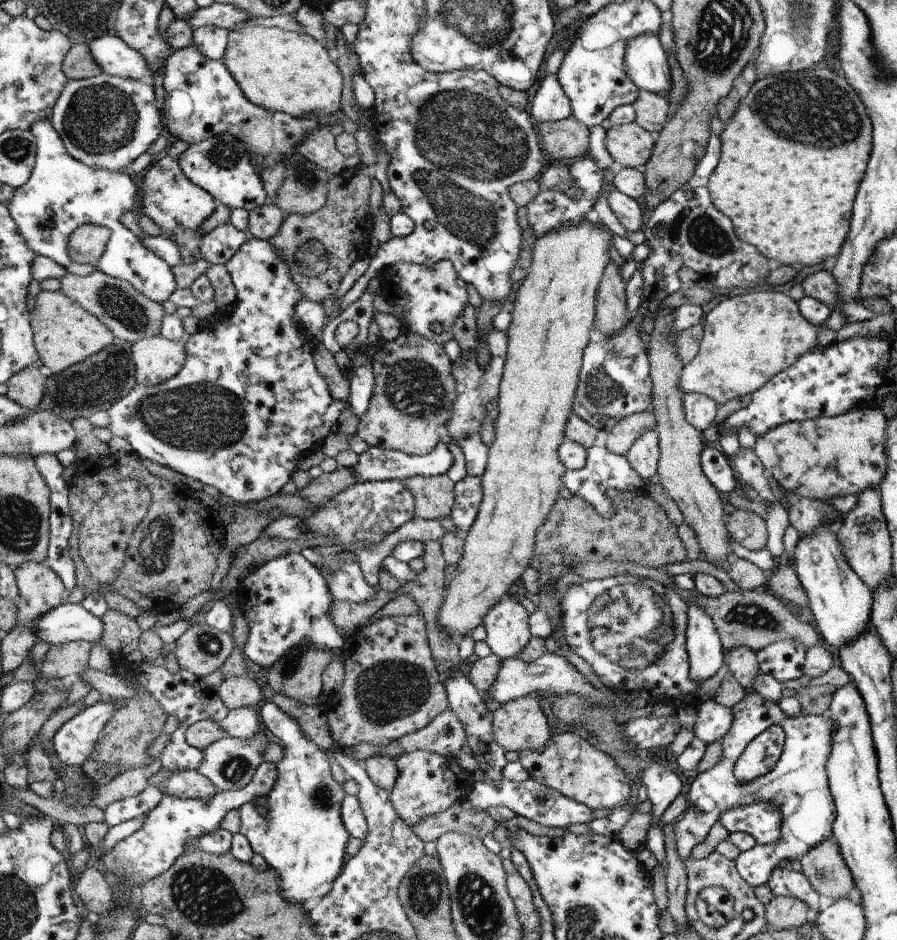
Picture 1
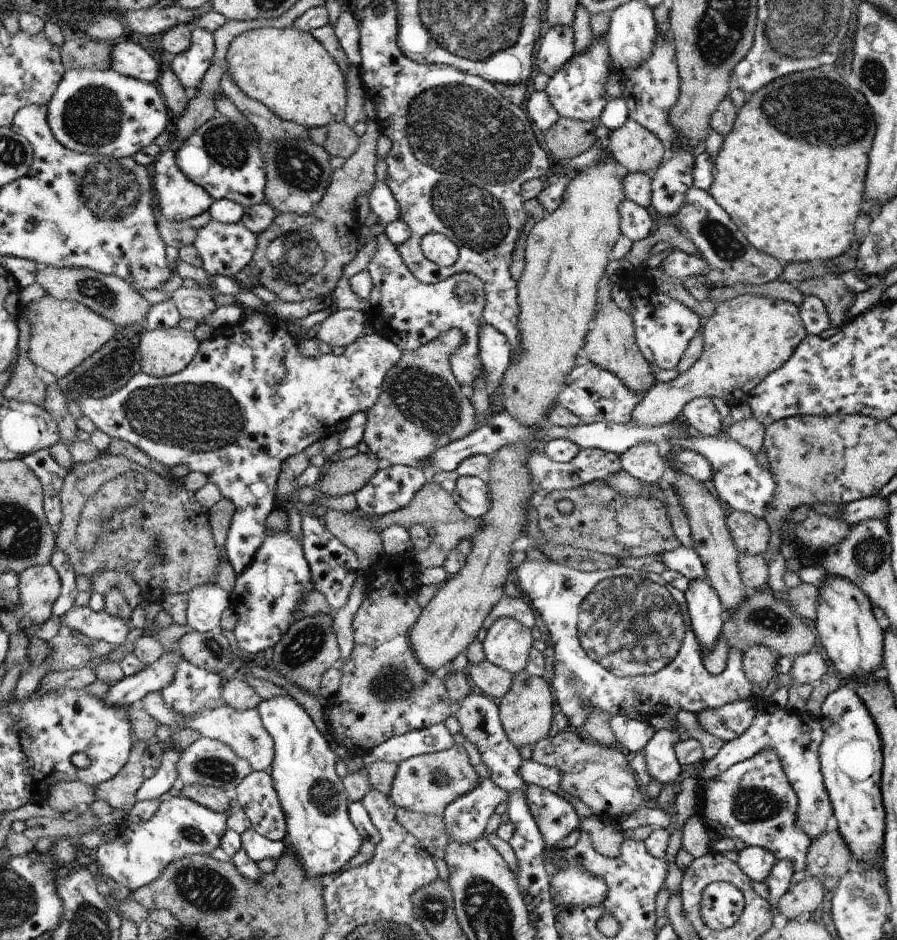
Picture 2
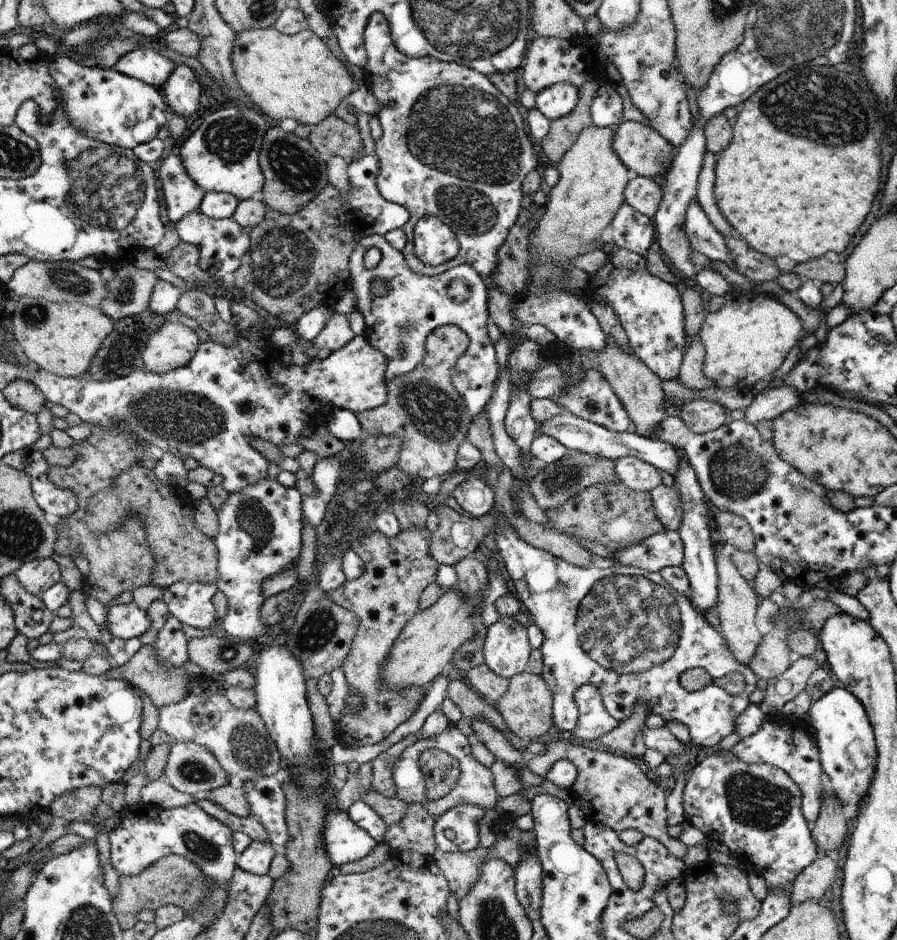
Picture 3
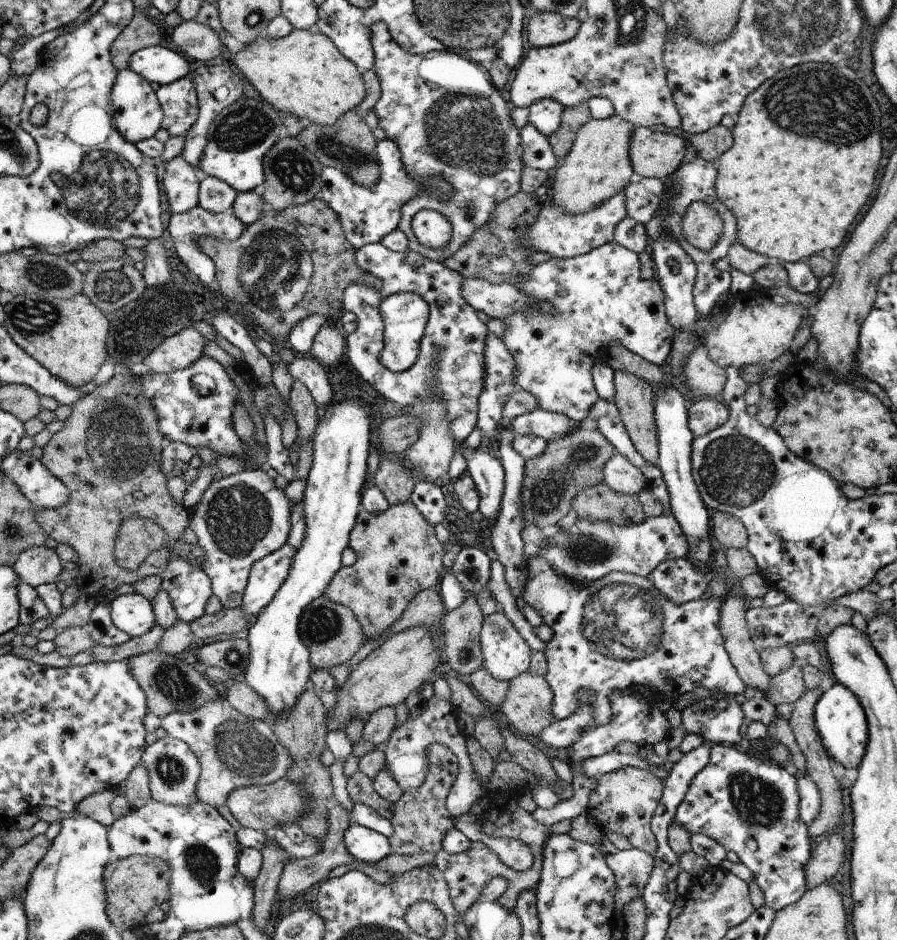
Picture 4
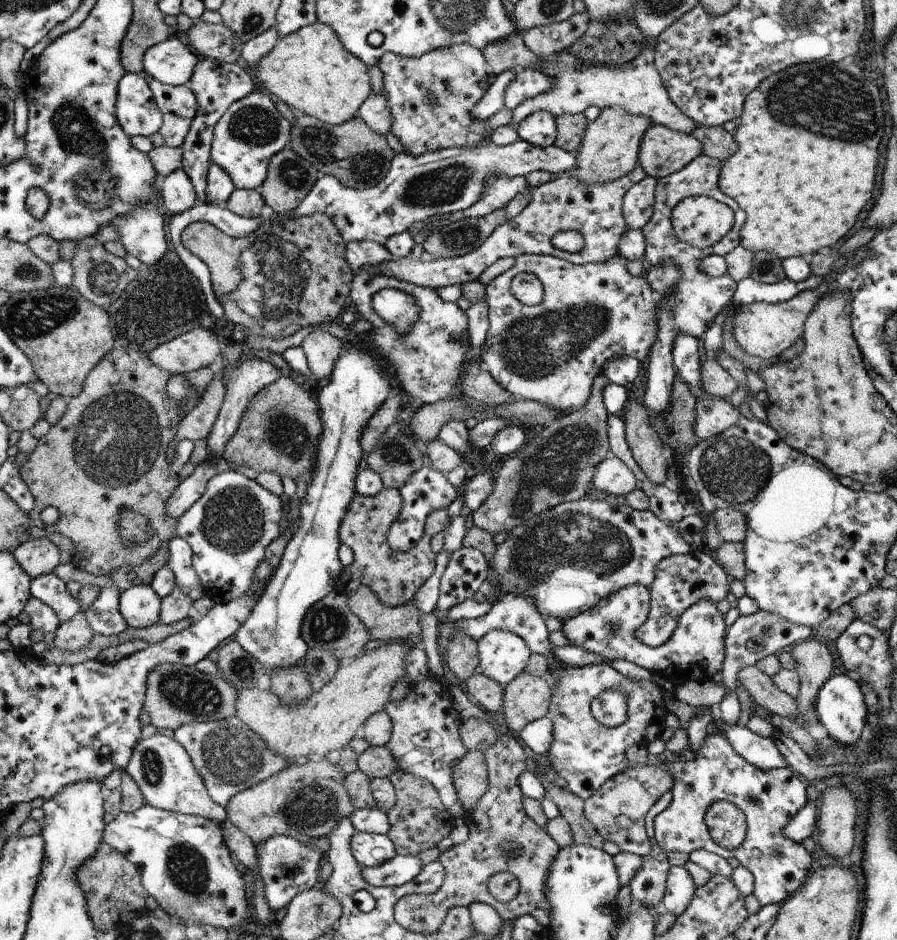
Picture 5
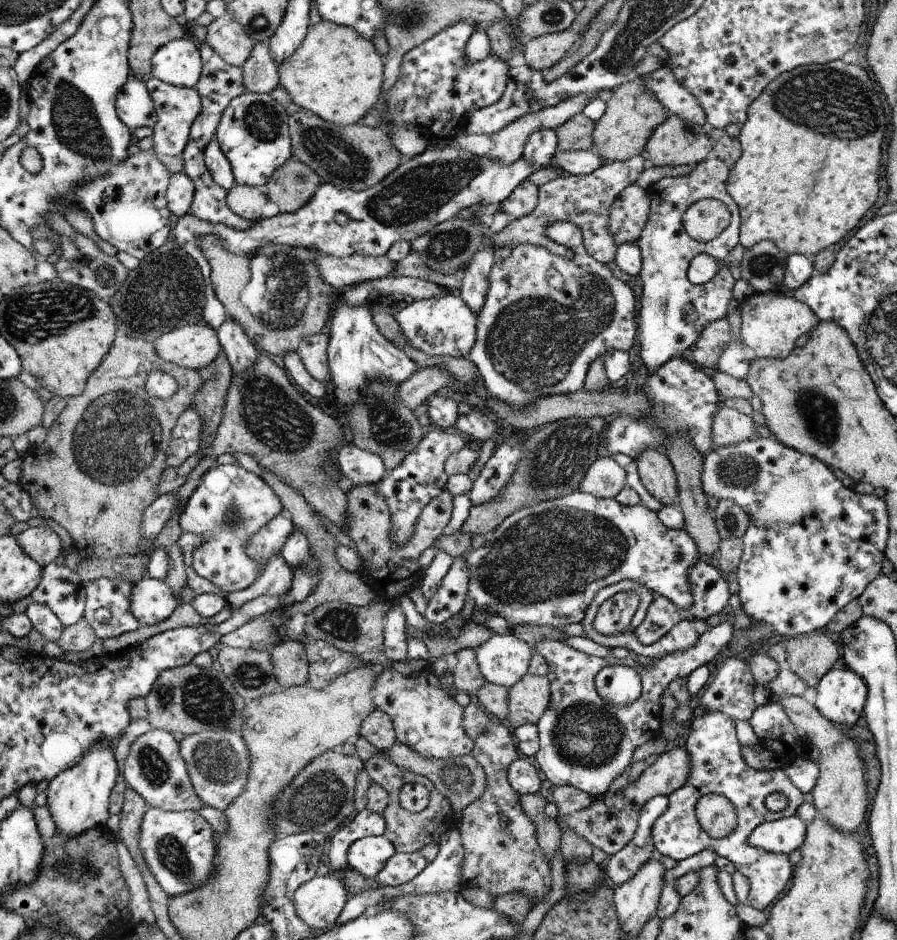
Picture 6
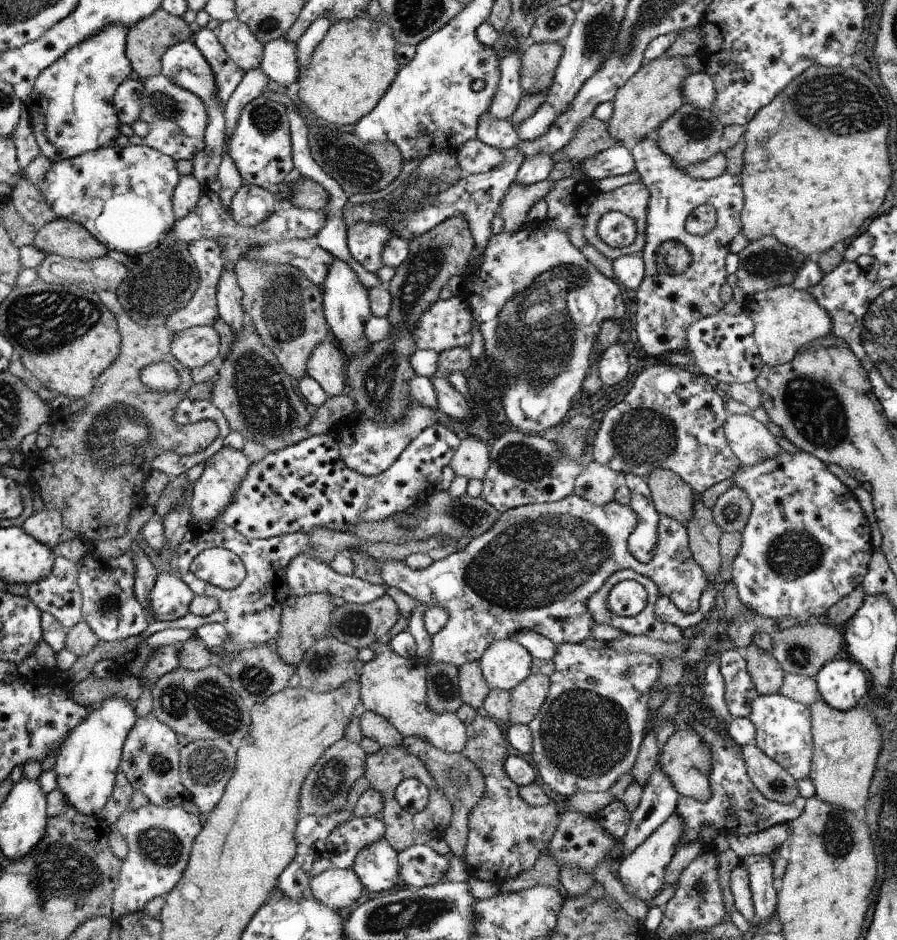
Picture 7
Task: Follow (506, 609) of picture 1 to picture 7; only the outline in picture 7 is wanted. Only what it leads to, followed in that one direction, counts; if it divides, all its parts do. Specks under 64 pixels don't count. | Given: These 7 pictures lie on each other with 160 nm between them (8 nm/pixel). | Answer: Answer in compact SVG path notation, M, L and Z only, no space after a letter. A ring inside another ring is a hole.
M519 639L494 640L479 666L490 689L512 691L532 673L535 653Z

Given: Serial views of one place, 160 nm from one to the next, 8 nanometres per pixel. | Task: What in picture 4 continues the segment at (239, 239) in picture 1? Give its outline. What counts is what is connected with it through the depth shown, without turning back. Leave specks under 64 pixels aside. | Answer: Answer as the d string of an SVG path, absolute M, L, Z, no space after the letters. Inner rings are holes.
M199 204L185 213L172 213L168 220L169 232L167 237L174 241L174 249L188 268L190 275L196 276L200 283L211 291L219 290L219 282L215 277L215 262L199 249L198 240L202 237L229 238L236 240L246 229L243 222L234 212L211 213L204 210Z

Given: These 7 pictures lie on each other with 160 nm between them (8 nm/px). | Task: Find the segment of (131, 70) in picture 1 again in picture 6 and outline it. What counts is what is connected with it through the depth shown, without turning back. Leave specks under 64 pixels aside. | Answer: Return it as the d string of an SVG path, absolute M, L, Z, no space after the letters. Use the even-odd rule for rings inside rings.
M182 37L180 40L172 40L171 43L164 44L156 51L152 59L152 72L150 76L184 88L195 88L199 83L200 76L203 75L203 58L197 41L192 37Z

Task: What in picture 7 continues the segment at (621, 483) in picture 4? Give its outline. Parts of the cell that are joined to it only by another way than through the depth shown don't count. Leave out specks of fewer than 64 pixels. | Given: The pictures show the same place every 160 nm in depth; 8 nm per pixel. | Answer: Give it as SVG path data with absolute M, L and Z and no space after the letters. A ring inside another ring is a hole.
M591 460L576 478L574 493L594 506L605 506L614 501L616 490L623 483L621 476L608 466Z

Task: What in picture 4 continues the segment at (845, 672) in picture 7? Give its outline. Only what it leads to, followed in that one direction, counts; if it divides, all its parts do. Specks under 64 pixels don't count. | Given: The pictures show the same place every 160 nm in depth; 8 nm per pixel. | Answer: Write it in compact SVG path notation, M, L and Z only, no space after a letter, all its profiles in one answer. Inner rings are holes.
M842 683L829 684L816 703L815 725L832 763L841 764L844 770L857 769L866 752L869 728L864 709L856 695Z

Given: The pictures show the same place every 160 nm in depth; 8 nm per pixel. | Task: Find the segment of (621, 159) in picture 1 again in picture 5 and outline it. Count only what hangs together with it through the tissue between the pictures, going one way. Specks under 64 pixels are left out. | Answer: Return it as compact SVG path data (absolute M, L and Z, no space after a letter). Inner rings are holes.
M652 123L642 138L637 165L658 180L679 172L702 154L700 140L691 133Z

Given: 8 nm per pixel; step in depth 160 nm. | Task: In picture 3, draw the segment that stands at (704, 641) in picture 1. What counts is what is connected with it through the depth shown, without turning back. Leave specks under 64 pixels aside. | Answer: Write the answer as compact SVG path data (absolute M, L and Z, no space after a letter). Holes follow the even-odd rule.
M678 449L677 453L681 456L679 471L674 476L676 490L680 493L683 502L683 519L678 530L683 542L684 560L683 569L689 580L689 594L692 606L703 615L717 605L719 590L717 585L718 573L715 561L715 544L712 541L710 529L710 505L702 492L695 470L685 458L683 451Z

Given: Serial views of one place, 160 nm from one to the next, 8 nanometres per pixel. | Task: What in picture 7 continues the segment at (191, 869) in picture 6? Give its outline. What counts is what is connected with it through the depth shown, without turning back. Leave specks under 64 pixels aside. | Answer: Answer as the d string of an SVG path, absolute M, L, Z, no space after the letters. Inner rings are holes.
M149 803L138 810L127 809L113 823L112 830L122 835L130 849L128 856L122 860L119 887L112 904L113 919L145 910L150 900L166 896L179 885L190 863L195 840L201 835L201 819L180 806L163 808Z

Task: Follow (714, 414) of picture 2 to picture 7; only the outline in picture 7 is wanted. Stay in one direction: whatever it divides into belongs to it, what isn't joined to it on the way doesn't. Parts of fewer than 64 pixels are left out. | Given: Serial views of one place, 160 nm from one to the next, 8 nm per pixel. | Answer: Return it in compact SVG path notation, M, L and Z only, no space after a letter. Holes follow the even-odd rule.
M728 415L724 433L728 446L742 466L754 466L766 458L774 458L776 454L784 452L776 436L751 415Z

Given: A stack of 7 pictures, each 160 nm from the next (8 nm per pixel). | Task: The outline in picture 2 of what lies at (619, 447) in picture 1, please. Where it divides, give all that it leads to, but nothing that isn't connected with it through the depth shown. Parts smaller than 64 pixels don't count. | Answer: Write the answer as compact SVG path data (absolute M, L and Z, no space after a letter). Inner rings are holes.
M745 294L723 301L717 305L714 313L708 317L703 330L703 351L700 358L684 372L669 382L656 382L650 387L645 397L637 404L628 424L637 427L655 427L672 423L688 401L696 397L721 398L731 405L738 403L752 392L766 376L780 368L796 350L796 347L807 337L799 307L788 297L778 296L774 299L760 295Z

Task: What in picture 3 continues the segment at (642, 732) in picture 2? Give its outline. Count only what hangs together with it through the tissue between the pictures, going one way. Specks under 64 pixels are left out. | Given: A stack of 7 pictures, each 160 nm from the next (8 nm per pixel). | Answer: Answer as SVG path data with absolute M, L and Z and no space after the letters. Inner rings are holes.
M584 685L578 688L575 700L578 702L580 718L572 734L582 742L596 740L621 723L606 710L601 694L593 686Z

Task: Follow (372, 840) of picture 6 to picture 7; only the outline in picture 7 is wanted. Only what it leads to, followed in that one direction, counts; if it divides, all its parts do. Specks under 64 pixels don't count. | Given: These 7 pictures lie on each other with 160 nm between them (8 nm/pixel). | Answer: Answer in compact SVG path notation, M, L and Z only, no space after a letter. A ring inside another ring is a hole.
M385 839L358 852L352 869L370 892L370 897L385 895L402 887L398 856L399 853Z

